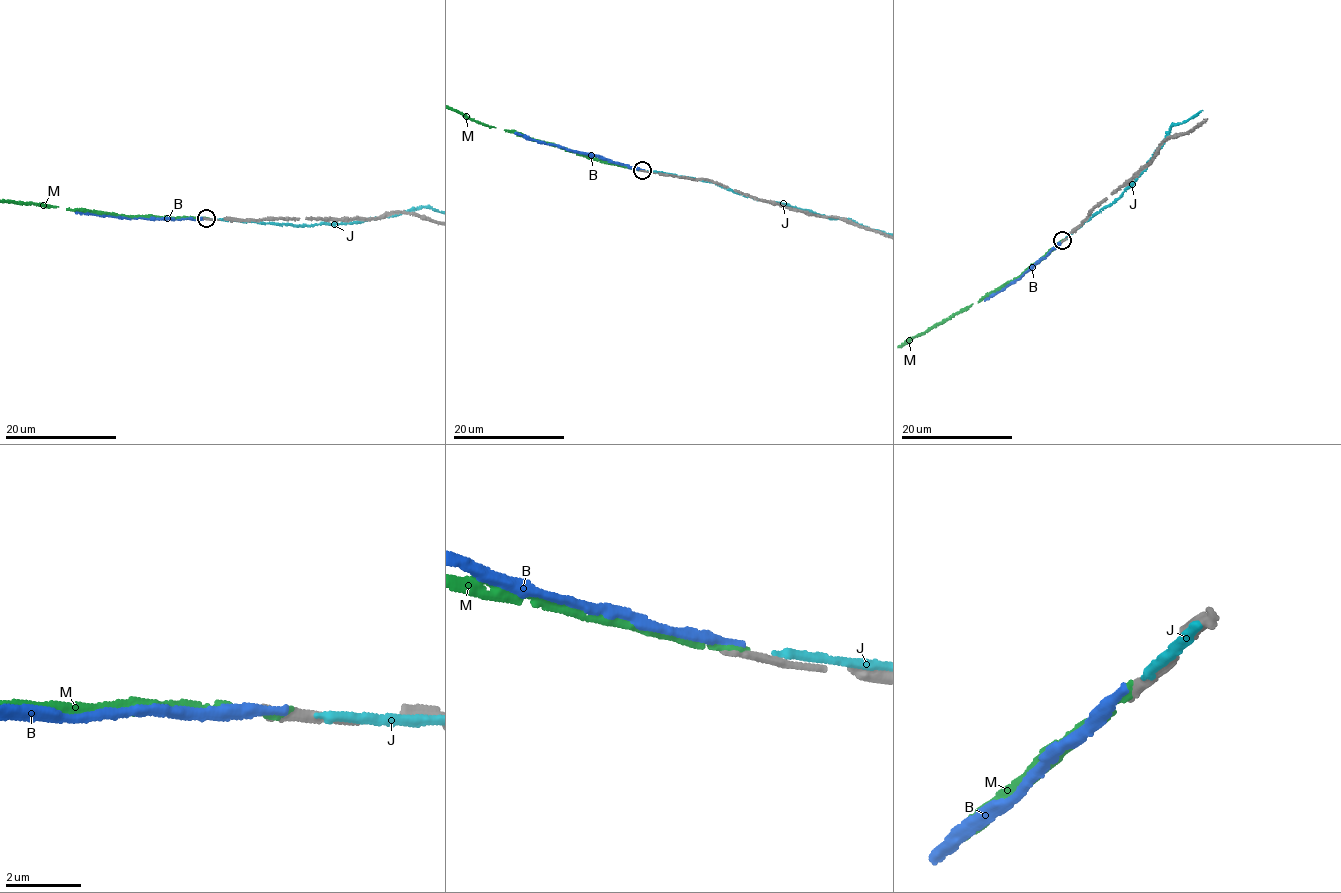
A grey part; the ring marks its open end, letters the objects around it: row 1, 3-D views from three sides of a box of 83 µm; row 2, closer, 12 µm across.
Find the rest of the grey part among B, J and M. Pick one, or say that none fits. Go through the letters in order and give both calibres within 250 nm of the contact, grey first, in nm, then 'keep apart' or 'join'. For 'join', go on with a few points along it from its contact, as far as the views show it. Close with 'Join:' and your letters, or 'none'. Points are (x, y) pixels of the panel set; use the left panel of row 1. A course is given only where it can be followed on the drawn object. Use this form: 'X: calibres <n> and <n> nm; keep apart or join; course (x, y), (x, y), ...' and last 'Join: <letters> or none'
B: calibres 240 and 240 nm; keep apart
J: calibres 260 and 280 nm; keep apart
M: calibres 240 and 190 nm; join
Join: M

